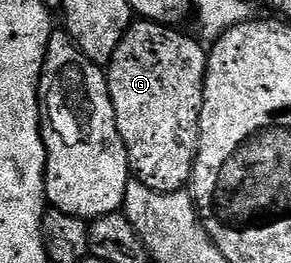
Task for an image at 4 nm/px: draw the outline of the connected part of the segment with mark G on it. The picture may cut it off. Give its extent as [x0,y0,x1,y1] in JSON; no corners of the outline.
[107,21,207,193]

